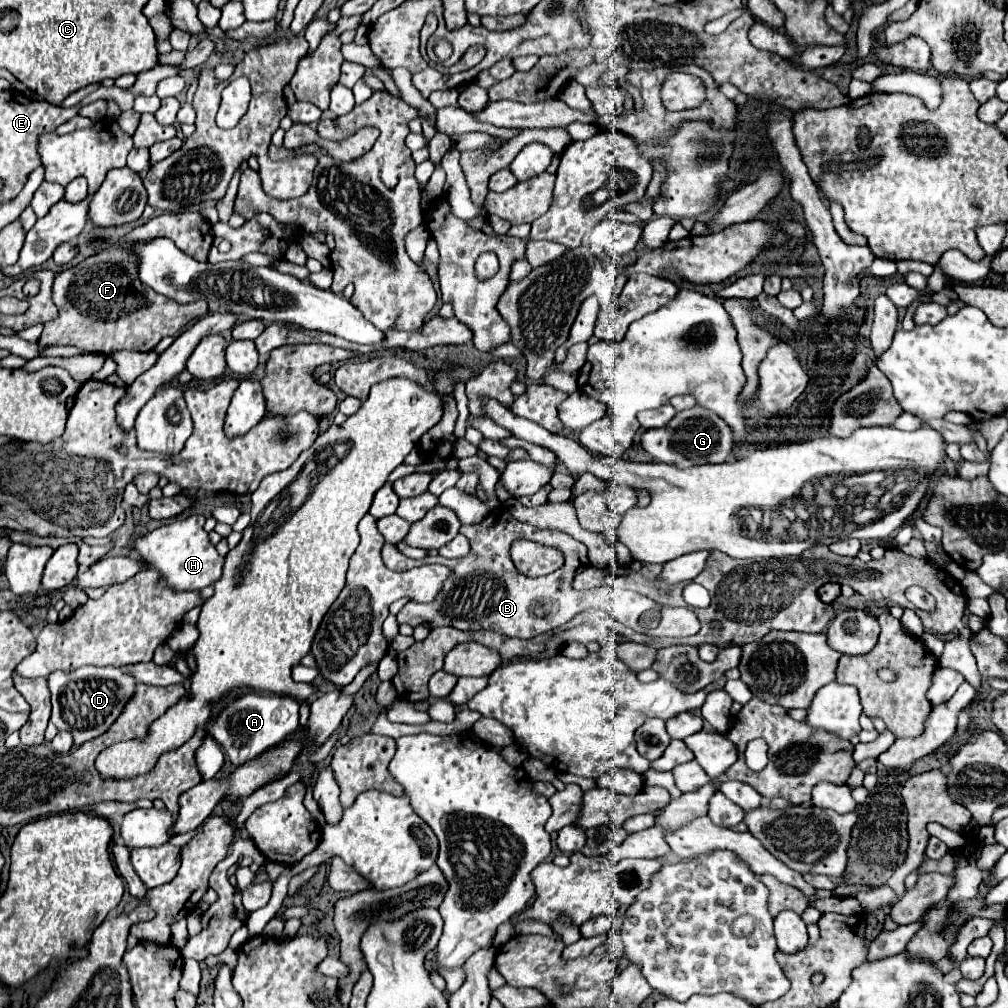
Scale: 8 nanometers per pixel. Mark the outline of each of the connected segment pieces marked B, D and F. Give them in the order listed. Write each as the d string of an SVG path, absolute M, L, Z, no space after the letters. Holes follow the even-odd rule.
M502 506L494 508L480 524L462 526L460 532L472 542L472 552L460 560L442 560L446 566L454 570L454 574L444 582L442 592L430 604L408 602L398 612L398 622L418 626L426 624L430 628L452 626L458 630L494 630L504 636L514 638L532 638L536 634L548 632L572 620L576 614L590 610L590 592L576 592L572 588L572 578L576 570L582 566L586 556L586 546L574 540L560 530L536 530L530 524L518 522L510 518L510 512ZM526 538L532 542L540 542L552 548L558 548L564 554L564 566L548 576L530 578L518 572L510 558L510 546L514 540ZM538 600L552 602L552 610L538 618L534 614L534 606Z
M90 666L90 670L76 670L70 674L54 672L48 676L48 686L52 692L52 718L50 722L58 730L68 730L74 736L74 744L80 746L100 734L104 734L110 724L120 716L124 704L134 692L136 680L114 666Z
M102 250L78 266L64 270L54 280L54 304L58 306L58 318L44 324L44 332L38 340L40 348L48 346L74 346L88 354L104 354L110 356L120 350L134 352L150 352L164 336L176 336L184 326L204 318L208 314L208 304L198 300L192 304L176 304L162 294L144 294L144 286L136 278L134 258L124 250Z

